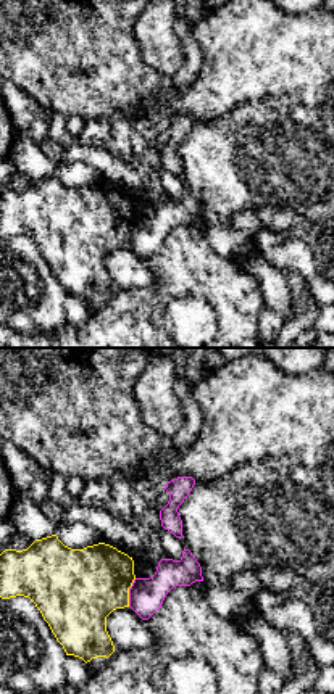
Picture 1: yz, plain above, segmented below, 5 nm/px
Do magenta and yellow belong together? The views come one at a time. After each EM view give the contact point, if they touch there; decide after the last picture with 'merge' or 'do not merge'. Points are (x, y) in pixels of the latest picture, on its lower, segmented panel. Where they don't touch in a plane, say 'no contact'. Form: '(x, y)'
(129, 593)

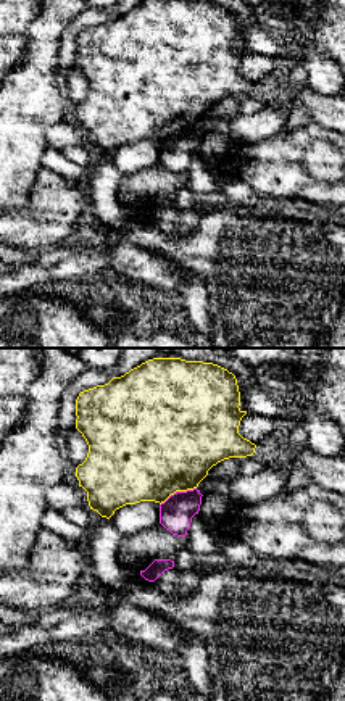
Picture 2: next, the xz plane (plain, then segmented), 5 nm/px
(178, 492)

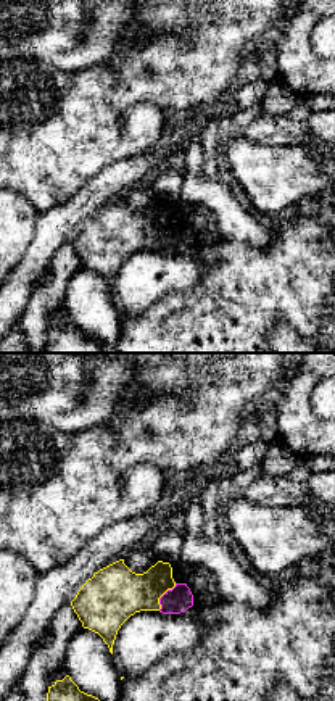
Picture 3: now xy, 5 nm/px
(161, 597)

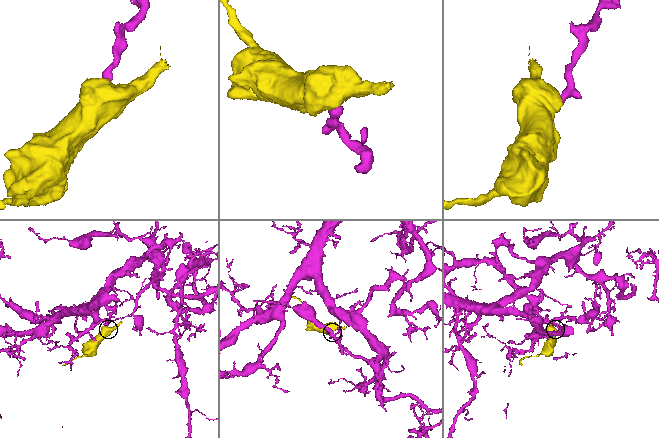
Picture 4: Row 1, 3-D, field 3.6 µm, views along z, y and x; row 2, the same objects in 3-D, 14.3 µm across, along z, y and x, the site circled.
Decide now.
do not merge

